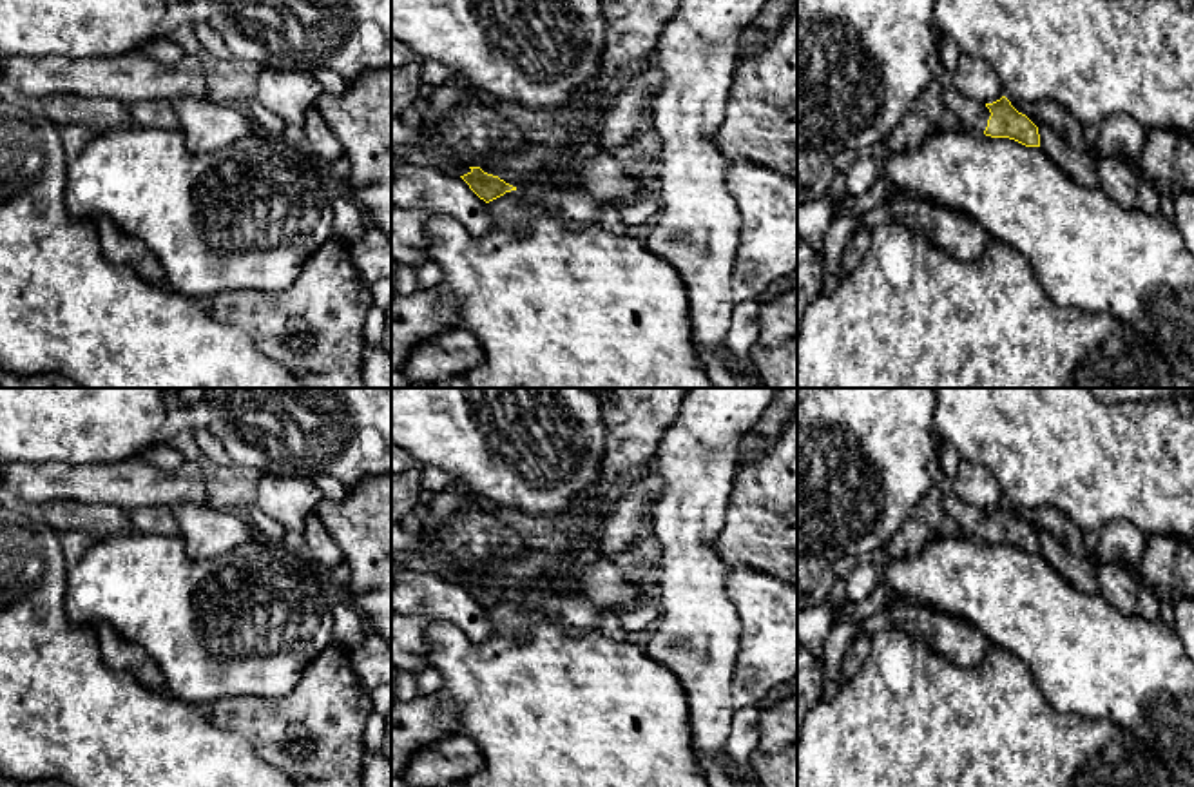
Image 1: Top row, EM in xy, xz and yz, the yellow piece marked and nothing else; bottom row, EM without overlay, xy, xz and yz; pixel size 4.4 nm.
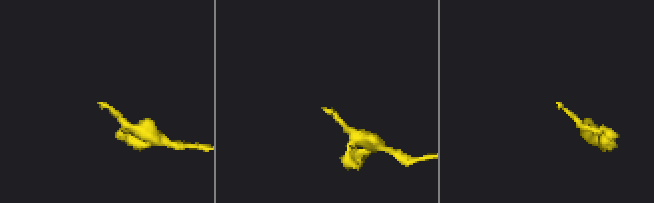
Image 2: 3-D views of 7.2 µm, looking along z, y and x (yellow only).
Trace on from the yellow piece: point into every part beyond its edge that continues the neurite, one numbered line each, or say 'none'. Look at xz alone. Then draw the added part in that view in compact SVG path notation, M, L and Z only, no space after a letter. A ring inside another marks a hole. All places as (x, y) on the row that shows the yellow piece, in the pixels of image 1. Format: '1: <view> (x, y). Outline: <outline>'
none

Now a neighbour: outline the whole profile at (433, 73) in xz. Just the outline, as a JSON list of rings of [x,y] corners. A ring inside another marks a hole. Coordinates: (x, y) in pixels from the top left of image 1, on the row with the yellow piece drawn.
[[[424,60],[422,62],[422,80],[426,85],[440,87],[448,82],[453,73],[437,60]]]

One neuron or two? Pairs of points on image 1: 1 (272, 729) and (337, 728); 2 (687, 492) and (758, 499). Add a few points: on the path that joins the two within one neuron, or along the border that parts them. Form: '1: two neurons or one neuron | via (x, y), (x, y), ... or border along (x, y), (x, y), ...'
1: one neuron | via (288, 729), (321, 728)
2: two neurons | border along (738, 470), (732, 481), (725, 523), (716, 535)

